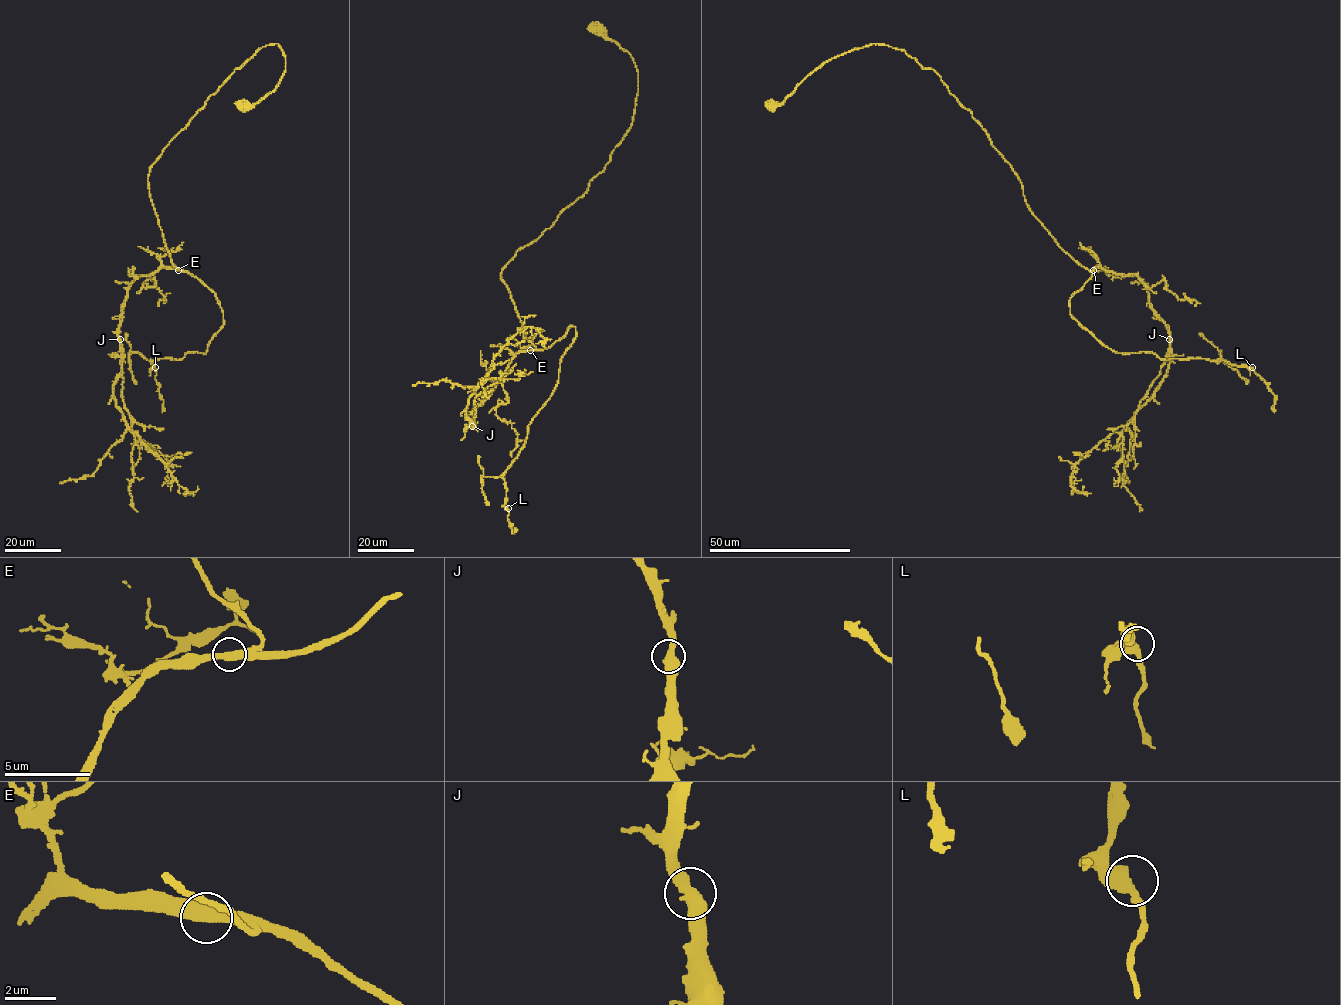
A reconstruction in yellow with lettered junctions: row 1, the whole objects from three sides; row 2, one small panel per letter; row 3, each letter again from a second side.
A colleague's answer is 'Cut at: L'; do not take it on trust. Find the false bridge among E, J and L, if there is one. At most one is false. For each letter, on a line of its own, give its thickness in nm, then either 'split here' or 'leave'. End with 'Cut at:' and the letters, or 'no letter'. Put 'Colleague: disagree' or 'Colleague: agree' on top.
Colleague: disagree
E: 500 nm thick; leave
J: 500 nm thick; leave
L: 500 nm thick; leave
Cut at: no letter

